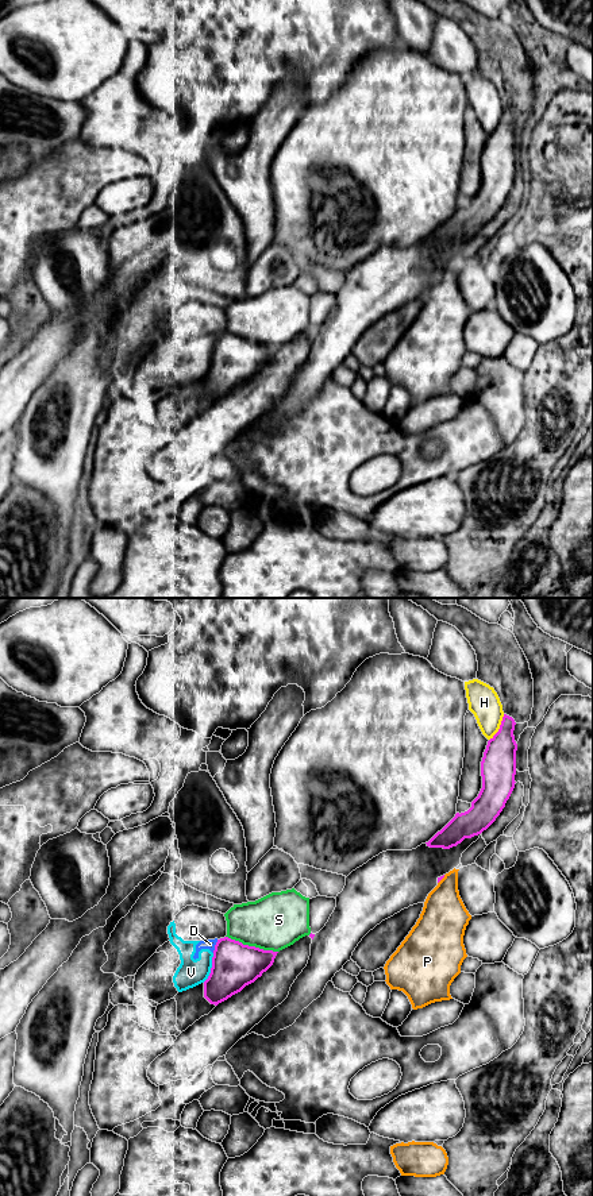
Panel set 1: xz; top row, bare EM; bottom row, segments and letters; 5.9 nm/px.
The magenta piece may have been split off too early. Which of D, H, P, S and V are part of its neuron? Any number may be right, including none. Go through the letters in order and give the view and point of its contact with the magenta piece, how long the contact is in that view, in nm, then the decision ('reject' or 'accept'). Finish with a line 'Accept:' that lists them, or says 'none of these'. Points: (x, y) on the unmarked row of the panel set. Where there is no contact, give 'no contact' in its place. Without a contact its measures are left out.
D: contact xz (215, 342); length 90 nm; reject
H: contact xz (500, 123); length 180 nm; reject
P: contact xz (442, 273); length 70 nm; reject
S: contact xz (251, 342); length 320 nm; reject
V: contact xz (211, 363); length 190 nm; reject
Accept: none of these

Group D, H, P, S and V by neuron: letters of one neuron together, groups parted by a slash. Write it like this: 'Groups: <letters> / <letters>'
Groups: D V / H / P / S

